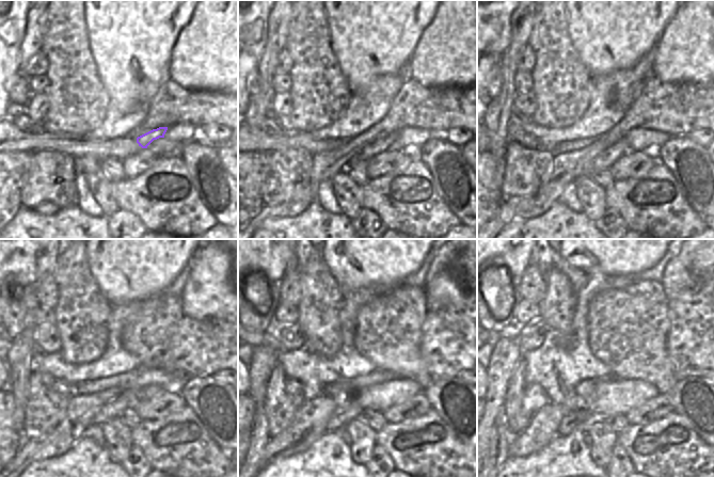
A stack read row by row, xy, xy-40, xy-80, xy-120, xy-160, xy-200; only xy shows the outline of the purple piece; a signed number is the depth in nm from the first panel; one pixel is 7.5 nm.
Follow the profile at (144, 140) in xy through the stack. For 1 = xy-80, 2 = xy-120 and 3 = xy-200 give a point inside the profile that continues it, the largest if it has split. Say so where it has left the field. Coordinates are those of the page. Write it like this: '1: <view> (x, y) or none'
1: xy-80 (606, 158)
2: xy-120 (127, 399)
3: xy-200 (573, 418)

